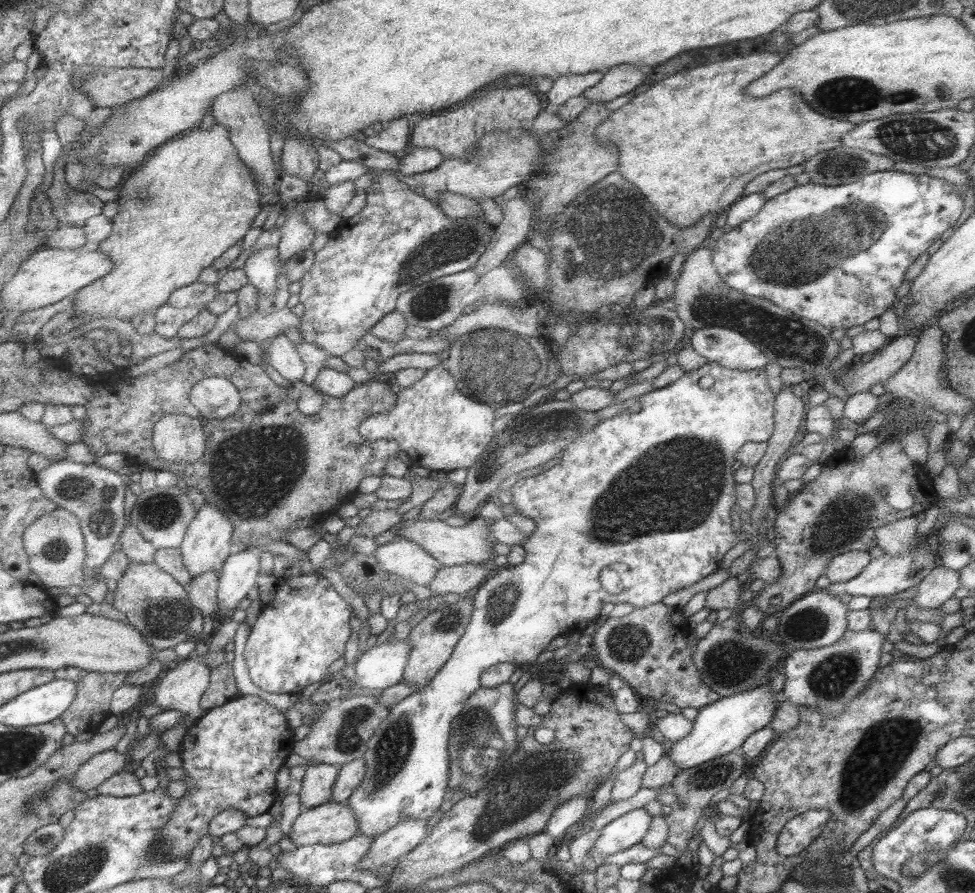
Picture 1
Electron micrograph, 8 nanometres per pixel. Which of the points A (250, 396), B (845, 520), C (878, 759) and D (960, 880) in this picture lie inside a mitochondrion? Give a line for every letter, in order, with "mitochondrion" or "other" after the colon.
A: other
B: mitochondrion
C: mitochondrion
D: mitochondrion

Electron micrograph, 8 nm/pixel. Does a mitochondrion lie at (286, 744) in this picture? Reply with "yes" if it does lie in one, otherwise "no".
no

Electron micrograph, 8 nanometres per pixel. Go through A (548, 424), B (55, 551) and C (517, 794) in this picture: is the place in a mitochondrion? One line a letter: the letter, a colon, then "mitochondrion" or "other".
A: mitochondrion
B: mitochondrion
C: mitochondrion

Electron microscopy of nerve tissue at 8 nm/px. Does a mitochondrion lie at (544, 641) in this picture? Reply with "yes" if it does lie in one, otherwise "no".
no

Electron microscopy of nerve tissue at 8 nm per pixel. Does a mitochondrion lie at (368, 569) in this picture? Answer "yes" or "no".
no

